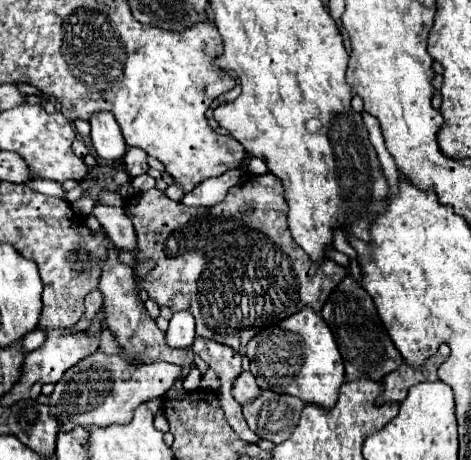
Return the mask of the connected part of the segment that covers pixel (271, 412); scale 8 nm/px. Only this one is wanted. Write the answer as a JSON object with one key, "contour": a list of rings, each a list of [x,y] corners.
{"contour":[[[262,390],[252,404],[244,404],[244,418],[248,426],[260,436],[274,444],[284,442],[300,420],[304,402],[296,396],[276,394],[272,390]]]}

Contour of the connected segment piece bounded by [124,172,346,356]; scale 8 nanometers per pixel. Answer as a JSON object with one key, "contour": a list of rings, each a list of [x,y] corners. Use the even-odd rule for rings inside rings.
{"contour":[[[270,172],[230,188],[226,198],[216,206],[190,208],[152,188],[128,198],[124,210],[138,234],[138,252],[134,258],[138,262],[154,262],[148,278],[138,278],[138,290],[146,290],[158,306],[168,306],[172,312],[192,312],[198,336],[228,344],[242,356],[246,354],[248,340],[262,328],[276,324],[304,306],[312,306],[320,312],[332,288],[346,276],[342,264],[336,264],[330,258],[324,258],[318,264],[292,240],[292,234],[288,232],[288,202],[284,198],[284,186],[282,180]],[[240,206],[252,206],[252,210],[242,212]]]}

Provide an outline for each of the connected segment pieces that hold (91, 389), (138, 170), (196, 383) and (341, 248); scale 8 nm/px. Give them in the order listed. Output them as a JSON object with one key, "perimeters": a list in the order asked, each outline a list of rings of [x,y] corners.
{"perimeters":[[[[94,352],[94,356],[88,356],[88,358],[80,360],[78,364],[74,364],[56,382],[56,390],[50,396],[50,404],[48,404],[50,414],[62,424],[64,430],[70,430],[70,428],[76,428],[76,426],[90,430],[92,424],[96,424],[96,426],[126,424],[126,422],[130,422],[132,412],[138,404],[152,400],[152,398],[158,398],[158,396],[164,396],[172,388],[172,384],[180,378],[180,372],[182,372],[182,368],[178,368],[176,364],[166,364],[162,360],[152,362],[152,364],[134,366],[134,364],[128,364],[122,356],[108,356],[108,354],[102,354],[102,352]]],[[[128,148],[126,156],[124,156],[124,162],[126,162],[128,174],[130,174],[130,176],[144,174],[144,172],[148,170],[146,158],[148,158],[148,154],[146,154],[144,150],[140,150],[140,148]]],[[[192,366],[192,370],[190,370],[190,374],[182,380],[182,384],[184,384],[184,390],[186,392],[192,392],[192,390],[198,390],[200,388],[200,372],[198,372],[198,368],[194,368]]],[[[336,228],[336,232],[334,232],[334,248],[336,248],[338,252],[342,252],[342,254],[350,256],[350,258],[356,258],[356,250],[348,244],[348,240],[346,240],[344,232],[340,232],[338,228]]]]}

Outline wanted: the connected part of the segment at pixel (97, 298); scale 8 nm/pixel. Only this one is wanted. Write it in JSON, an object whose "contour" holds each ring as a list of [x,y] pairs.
{"contour":[[[94,290],[92,294],[88,294],[88,296],[84,298],[84,306],[86,306],[84,316],[86,316],[88,320],[92,320],[92,318],[96,316],[96,312],[102,308],[102,294],[100,294],[100,290]]]}

